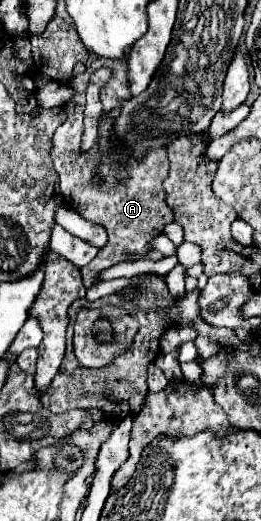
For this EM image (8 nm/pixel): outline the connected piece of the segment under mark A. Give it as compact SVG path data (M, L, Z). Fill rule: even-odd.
M97 58L87 70L85 74L77 76L73 80L73 88L77 90L77 96L65 104L65 112L67 112L67 120L63 122L63 126L57 128L55 136L53 136L53 166L59 174L59 190L63 194L63 198L77 208L77 212L81 212L81 216L85 216L91 222L101 224L107 234L109 240L103 248L99 248L99 254L95 256L95 260L91 264L87 264L85 268L81 268L83 274L83 284L85 288L91 288L99 274L119 262L125 262L129 254L147 254L151 252L149 242L153 238L157 238L159 234L163 234L163 228L167 224L173 222L173 210L167 206L165 202L165 190L163 190L163 182L169 176L169 160L167 160L167 150L165 148L153 148L149 150L145 156L141 158L133 158L131 162L121 164L119 160L113 160L113 156L103 156L101 150L97 150L97 146L93 146L89 152L81 152L81 134L83 134L83 94L89 82L89 76L101 68L107 66L113 70L113 76L109 80L109 84L101 90L101 102L103 108L107 112L117 114L119 112L119 102L121 100L129 100L129 84L127 84L127 64L121 60L101 60ZM99 178L101 184L93 184L93 180Z

